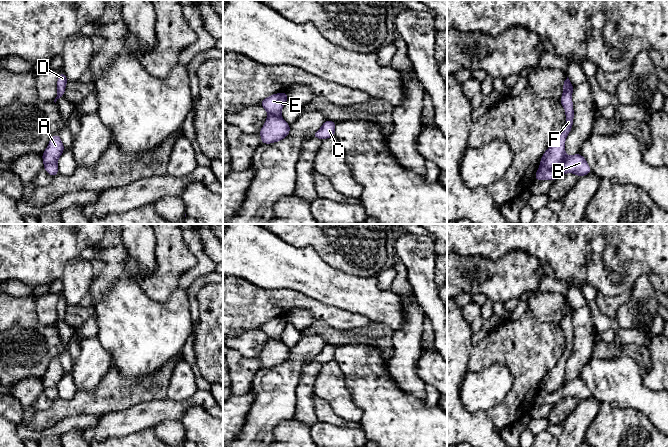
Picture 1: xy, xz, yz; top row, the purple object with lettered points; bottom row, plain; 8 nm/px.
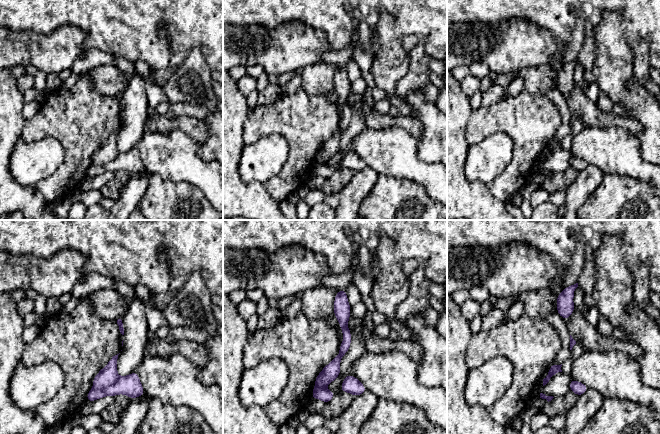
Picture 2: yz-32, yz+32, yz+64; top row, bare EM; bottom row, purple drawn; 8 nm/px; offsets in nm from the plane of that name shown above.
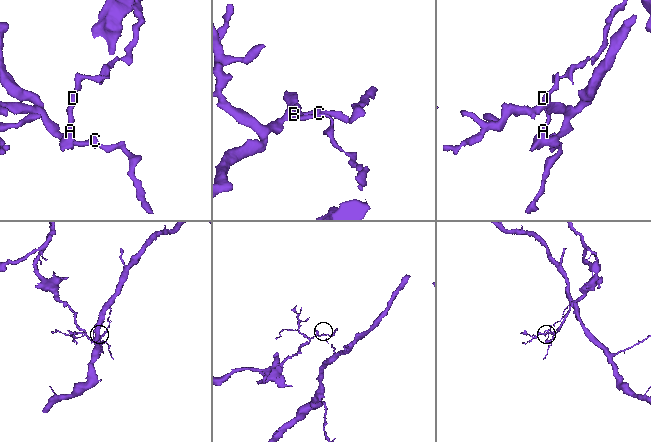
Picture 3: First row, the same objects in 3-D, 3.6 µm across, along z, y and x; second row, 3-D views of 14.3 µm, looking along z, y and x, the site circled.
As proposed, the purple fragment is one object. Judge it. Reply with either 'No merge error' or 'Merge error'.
Merge error

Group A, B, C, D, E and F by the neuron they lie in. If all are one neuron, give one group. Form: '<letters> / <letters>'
A D E F / B C

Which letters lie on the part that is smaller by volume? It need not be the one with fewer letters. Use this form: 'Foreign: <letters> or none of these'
Foreign: B, C

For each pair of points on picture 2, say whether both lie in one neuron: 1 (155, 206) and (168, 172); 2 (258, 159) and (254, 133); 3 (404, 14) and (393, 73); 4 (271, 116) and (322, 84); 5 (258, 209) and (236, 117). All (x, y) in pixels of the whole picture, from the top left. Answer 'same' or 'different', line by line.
1: different
2: different
3: different
4: different
5: same

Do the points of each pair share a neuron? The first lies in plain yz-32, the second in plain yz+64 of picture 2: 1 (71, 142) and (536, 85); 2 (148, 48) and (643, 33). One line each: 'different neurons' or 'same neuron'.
1: different neurons
2: same neuron

